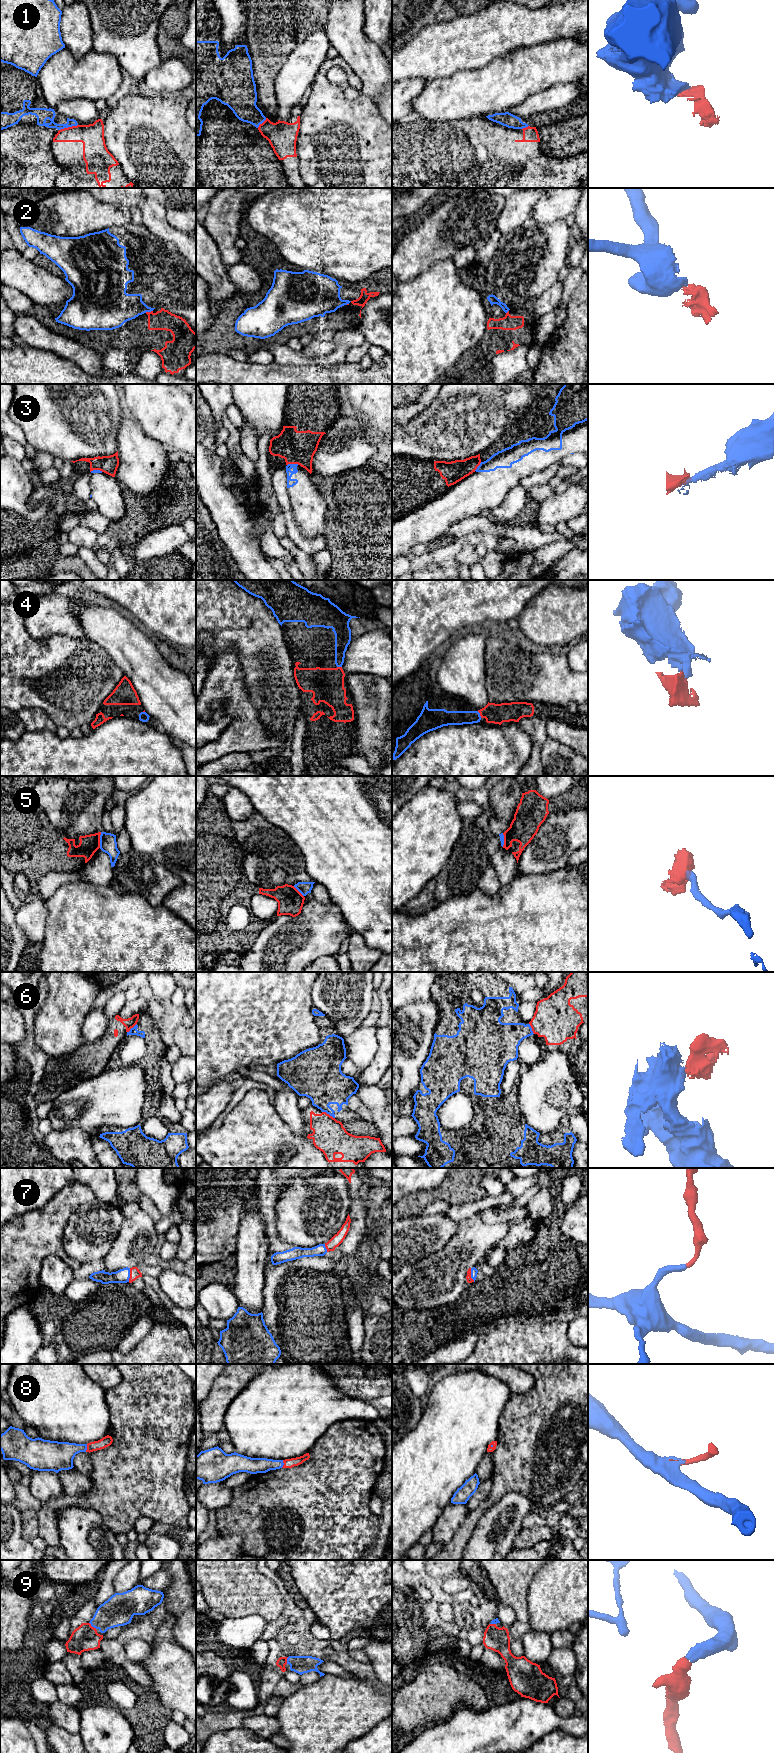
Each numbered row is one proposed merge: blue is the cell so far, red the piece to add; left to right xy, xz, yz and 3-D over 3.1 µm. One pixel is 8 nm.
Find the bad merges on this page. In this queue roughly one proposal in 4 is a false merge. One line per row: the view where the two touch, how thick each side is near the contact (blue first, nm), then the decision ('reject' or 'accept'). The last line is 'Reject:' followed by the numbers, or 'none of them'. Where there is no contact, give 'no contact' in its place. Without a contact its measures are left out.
1: meets blue in xy; 110 nm thick on the blue side, 190 nm on the other; reject
2: meets blue in xy; 260 nm thick on the blue side, 160 nm on the other; reject
3: meets blue in xz; 60 nm thick on the blue side, 280 nm on the other; accept
4: meets blue in yz; 110 nm thick on the blue side, 160 nm on the other; accept
5: meets blue in xy; 140 nm thick on the blue side, 160 nm on the other; reject
6: meets blue in xz; 340 nm thick on the blue side, 280 nm on the other; reject
7: meets blue in xy; 110 nm thick on the blue side, 80 nm on the other; accept
8: meets blue in xy; 240 nm thick on the blue side, 90 nm on the other; accept
9: meets blue in xy; 240 nm thick on the blue side, 200 nm on the other; accept
Reject: 1, 2, 5, 6

